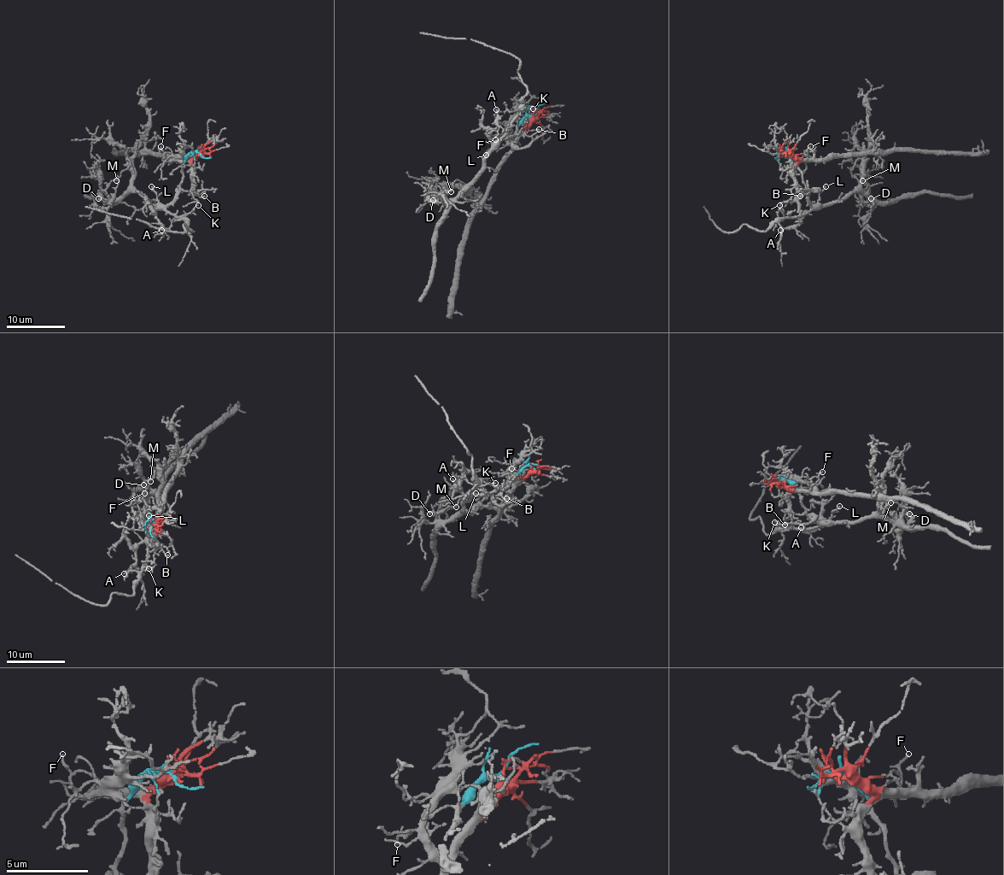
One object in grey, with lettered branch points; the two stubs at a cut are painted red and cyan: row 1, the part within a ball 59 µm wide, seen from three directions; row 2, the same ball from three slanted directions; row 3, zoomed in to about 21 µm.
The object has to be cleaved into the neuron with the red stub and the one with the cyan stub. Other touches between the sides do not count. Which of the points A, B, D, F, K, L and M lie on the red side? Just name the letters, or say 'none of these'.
B, F

